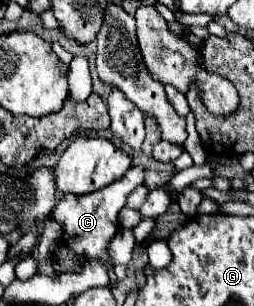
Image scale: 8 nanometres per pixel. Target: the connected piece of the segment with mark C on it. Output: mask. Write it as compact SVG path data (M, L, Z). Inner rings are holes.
M131 167L121 179L117 179L115 183L111 183L111 185L99 189L99 191L79 195L79 197L73 197L73 195L61 197L55 211L53 211L53 217L65 227L65 243L73 249L73 253L87 255L87 257L93 255L93 259L105 261L105 263L109 261L109 285L111 287L115 287L119 283L119 279L113 273L113 263L111 263L107 249L109 249L111 239L115 237L115 233L119 229L117 215L125 207L129 193L143 183L143 173L145 171L141 167Z

